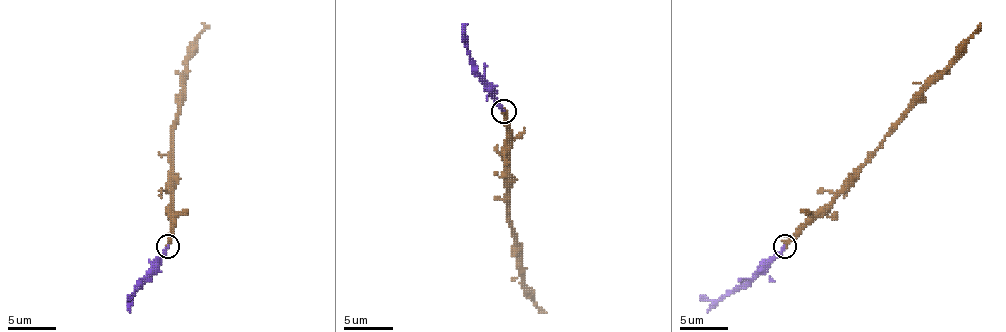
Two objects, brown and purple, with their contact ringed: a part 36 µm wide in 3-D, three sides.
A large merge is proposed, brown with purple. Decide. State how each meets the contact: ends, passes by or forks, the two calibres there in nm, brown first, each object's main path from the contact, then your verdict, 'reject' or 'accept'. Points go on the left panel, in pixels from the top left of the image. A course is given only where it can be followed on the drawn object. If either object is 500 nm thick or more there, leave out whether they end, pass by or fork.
brown passes by; purple ends there; 240 nm thick on the brown side, 260 nm on the other; brown runs (168, 245), (170, 126), (182, 99), (185, 56), (204, 28), (202, 23); purple runs (168, 245), (130, 300), (127, 295); accept

